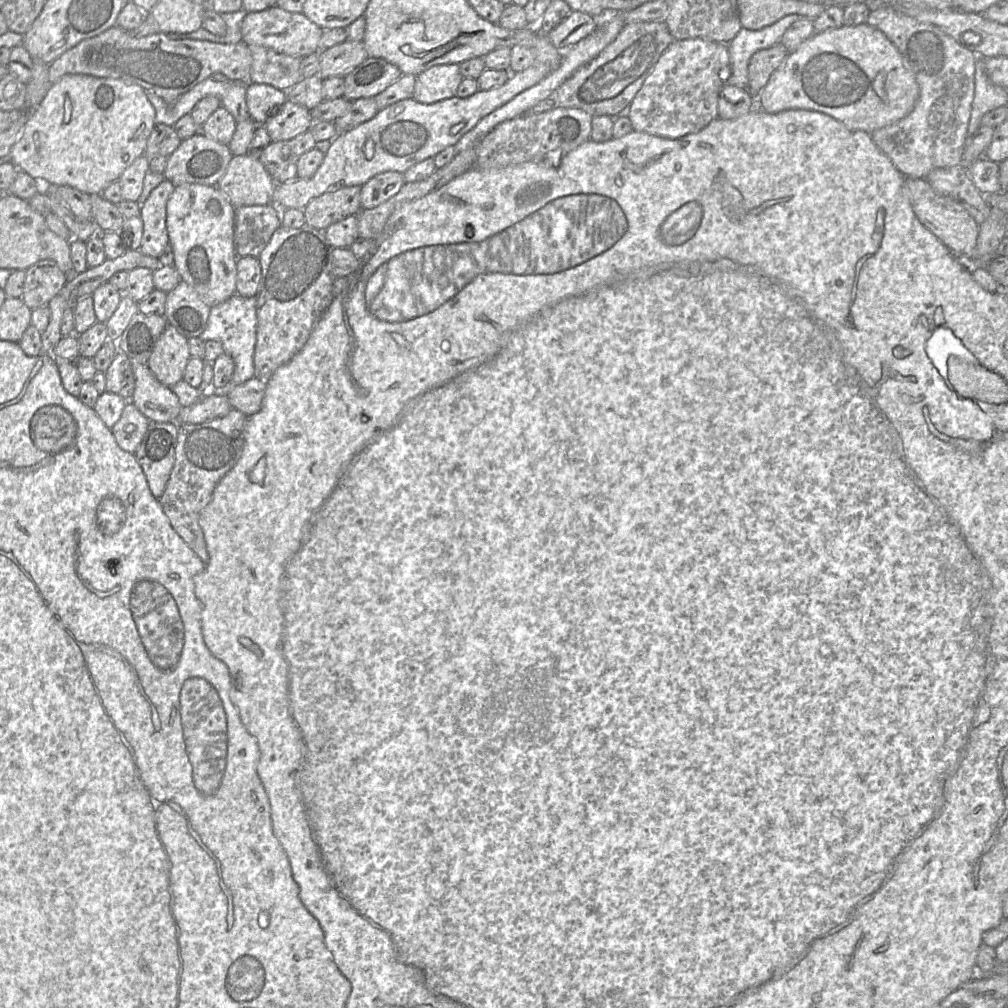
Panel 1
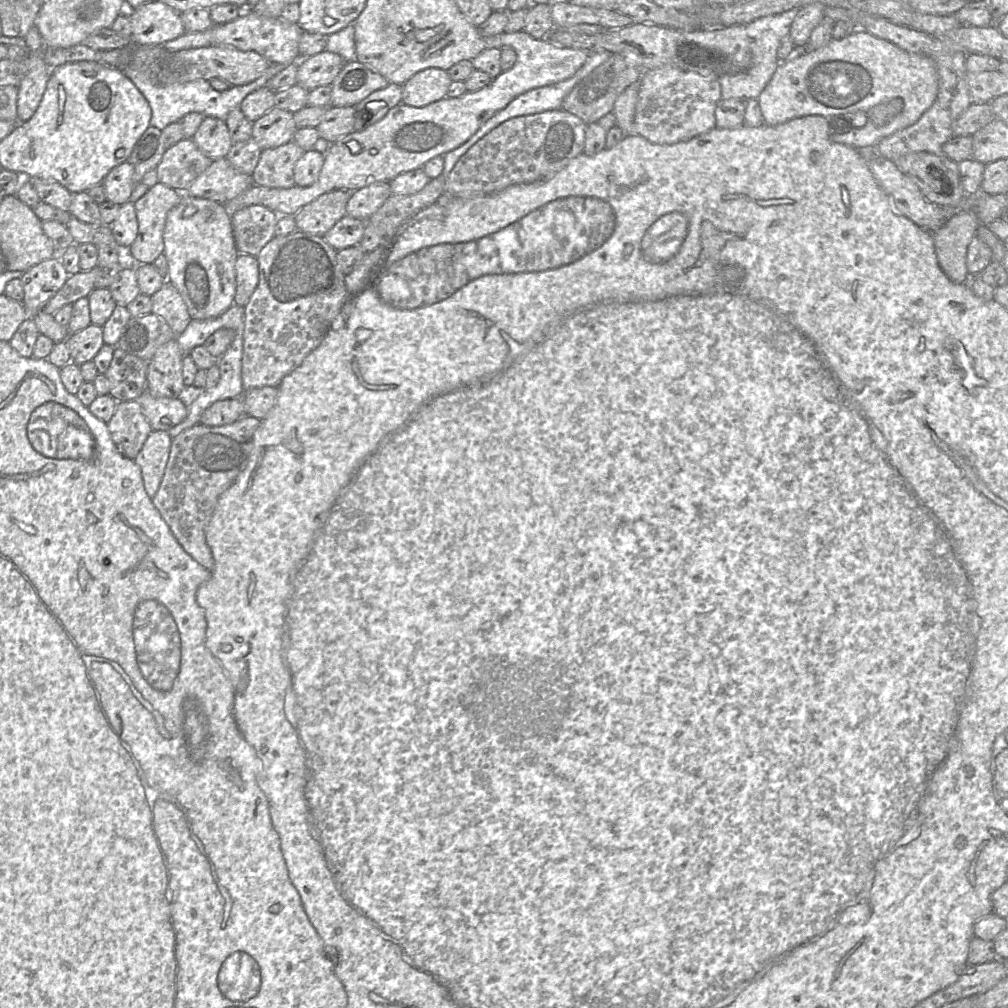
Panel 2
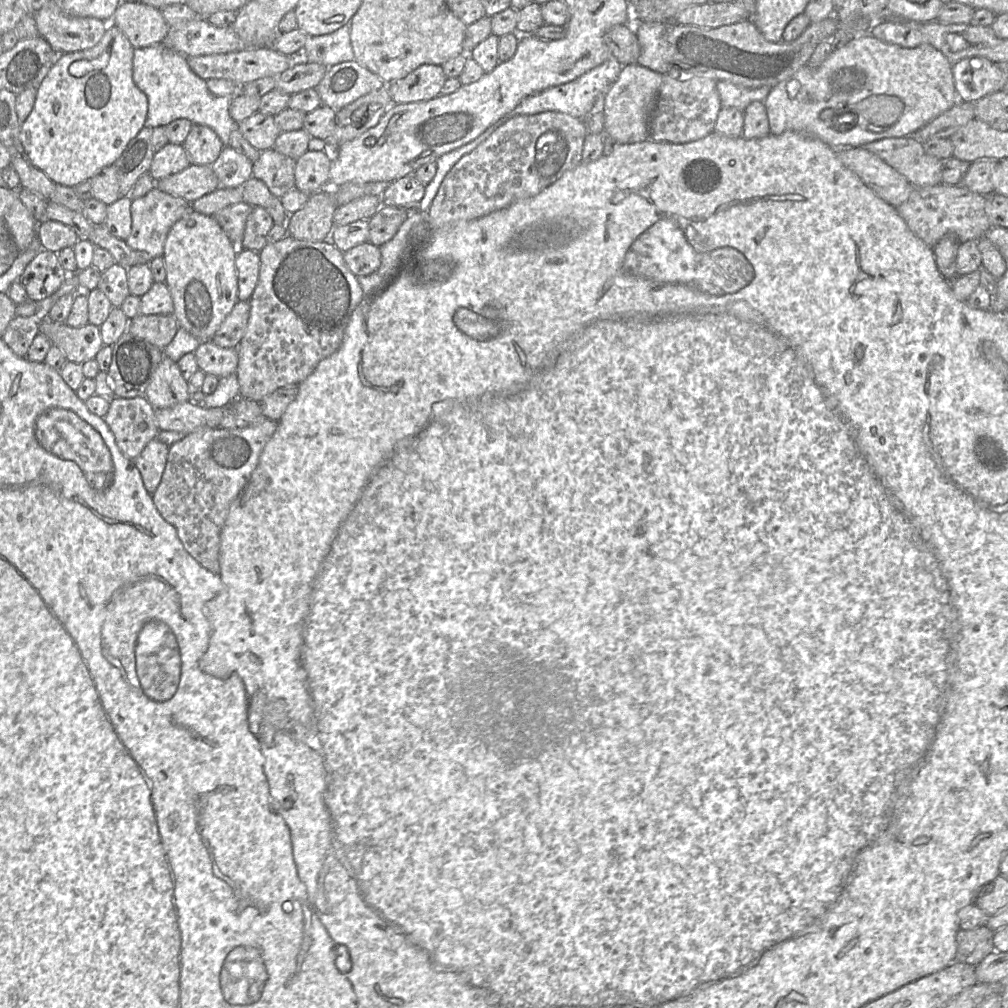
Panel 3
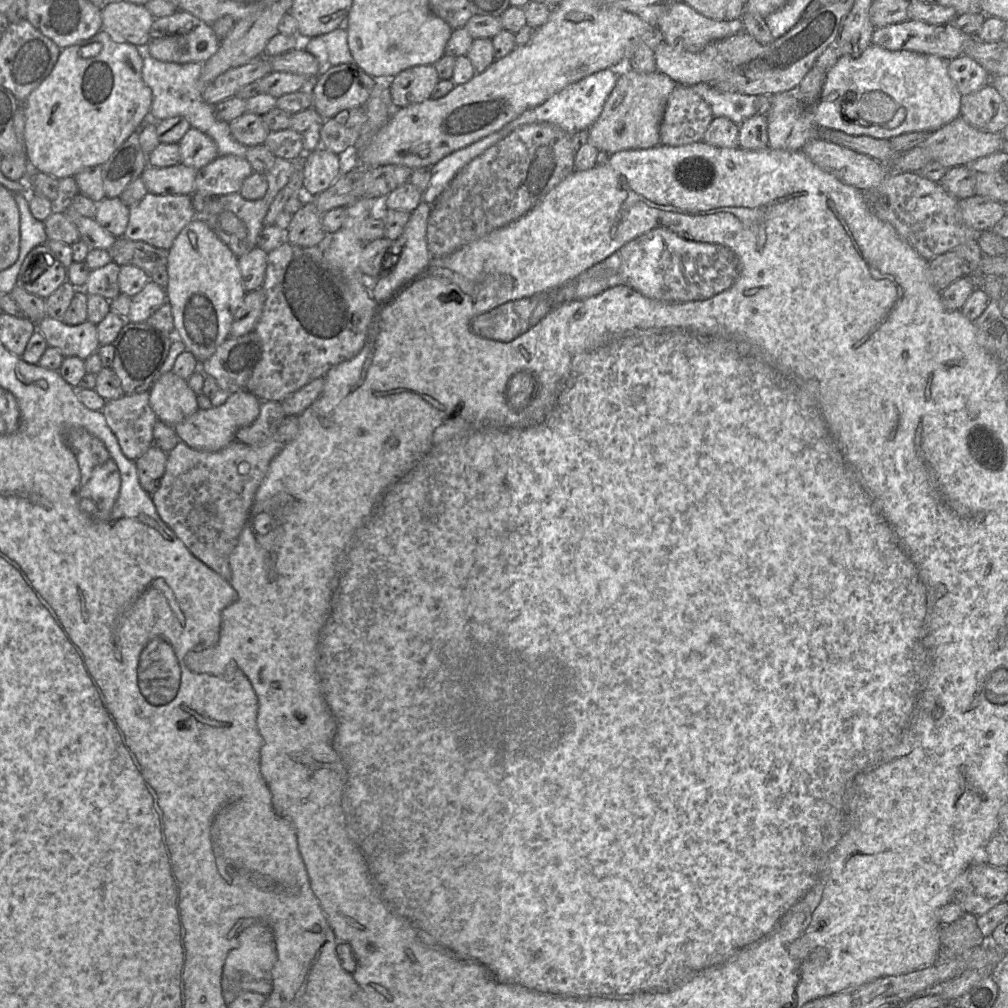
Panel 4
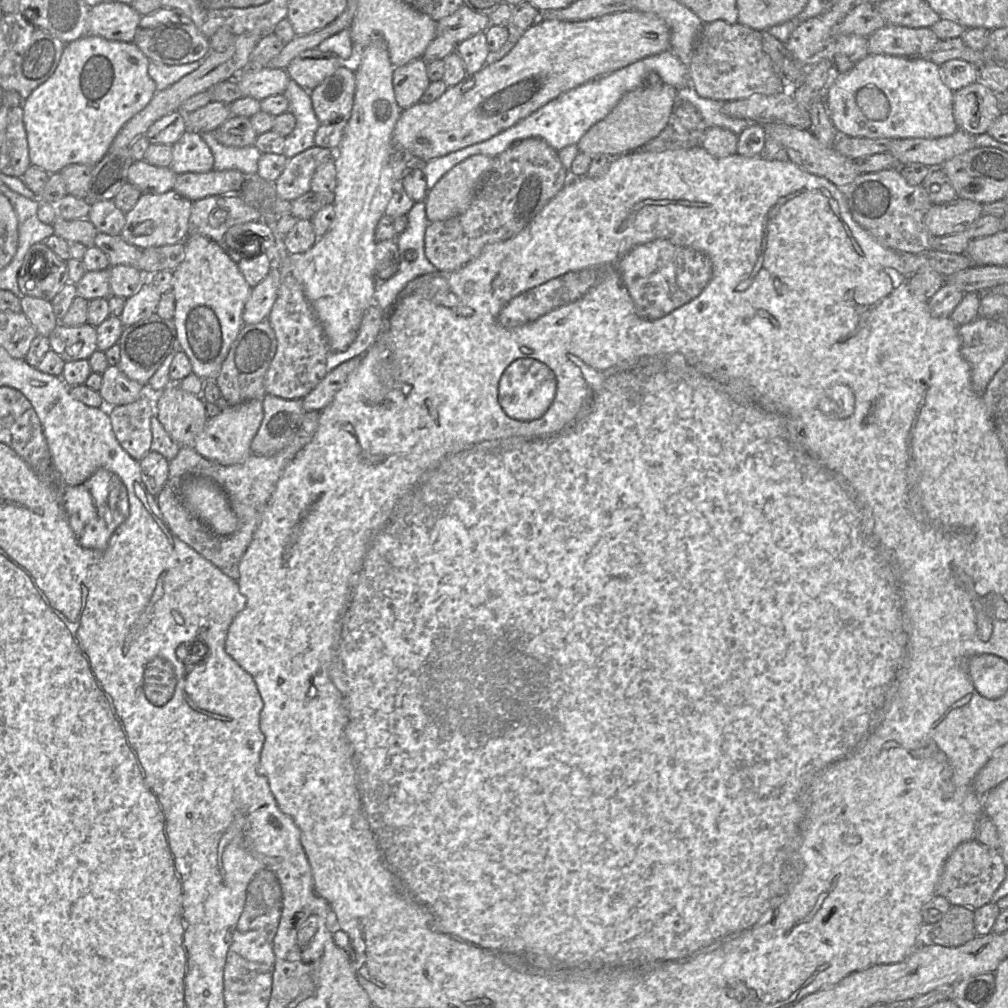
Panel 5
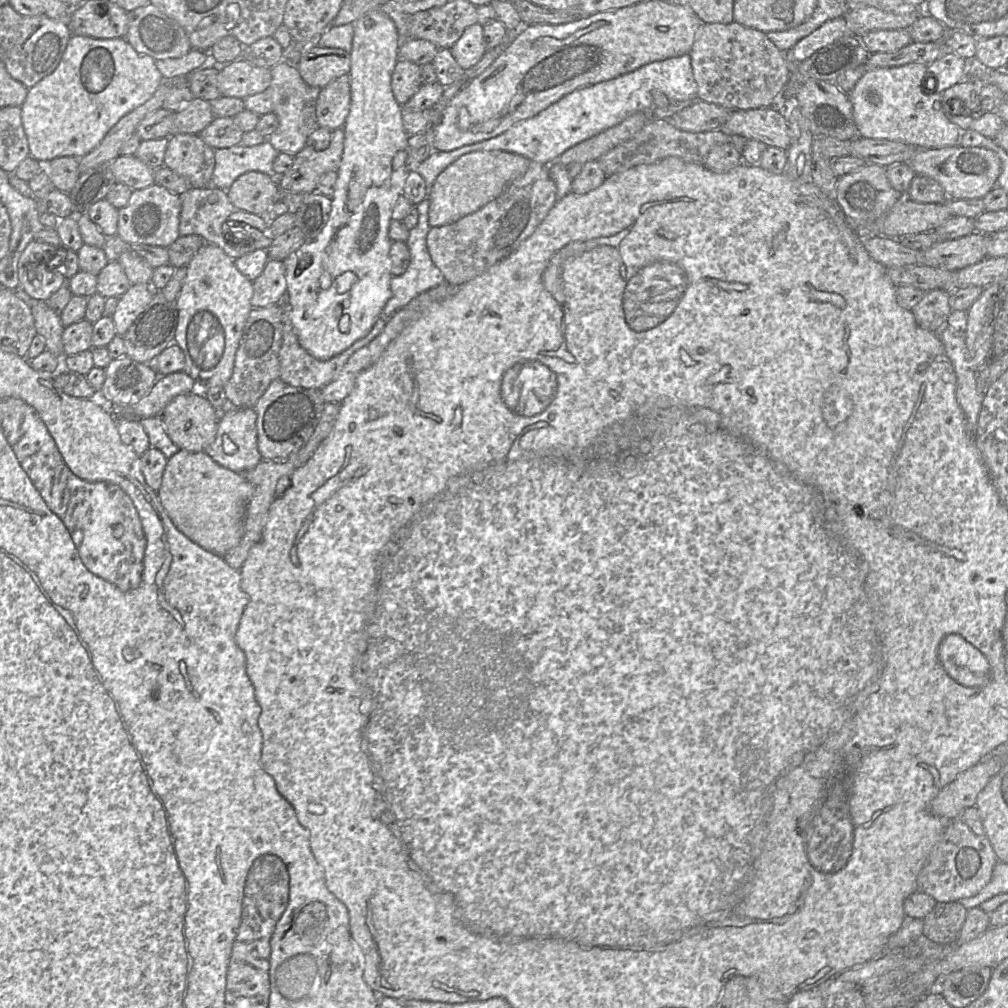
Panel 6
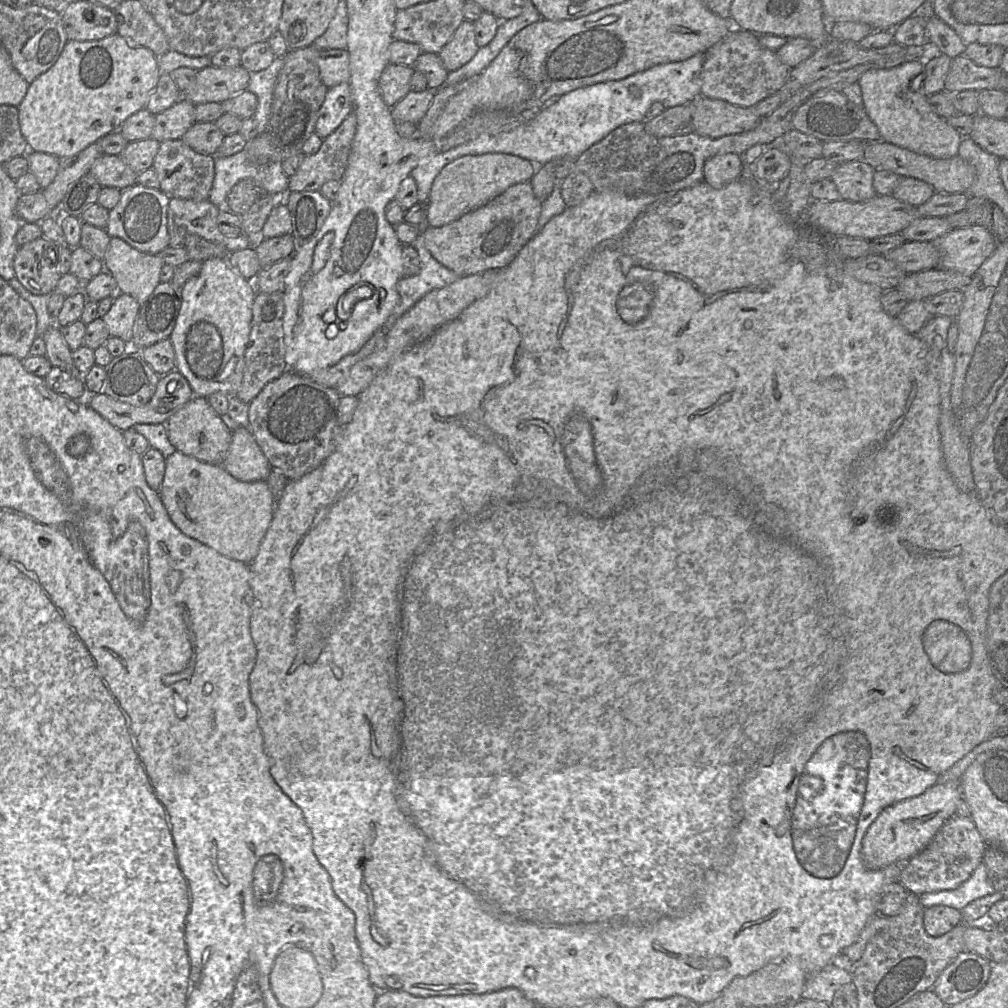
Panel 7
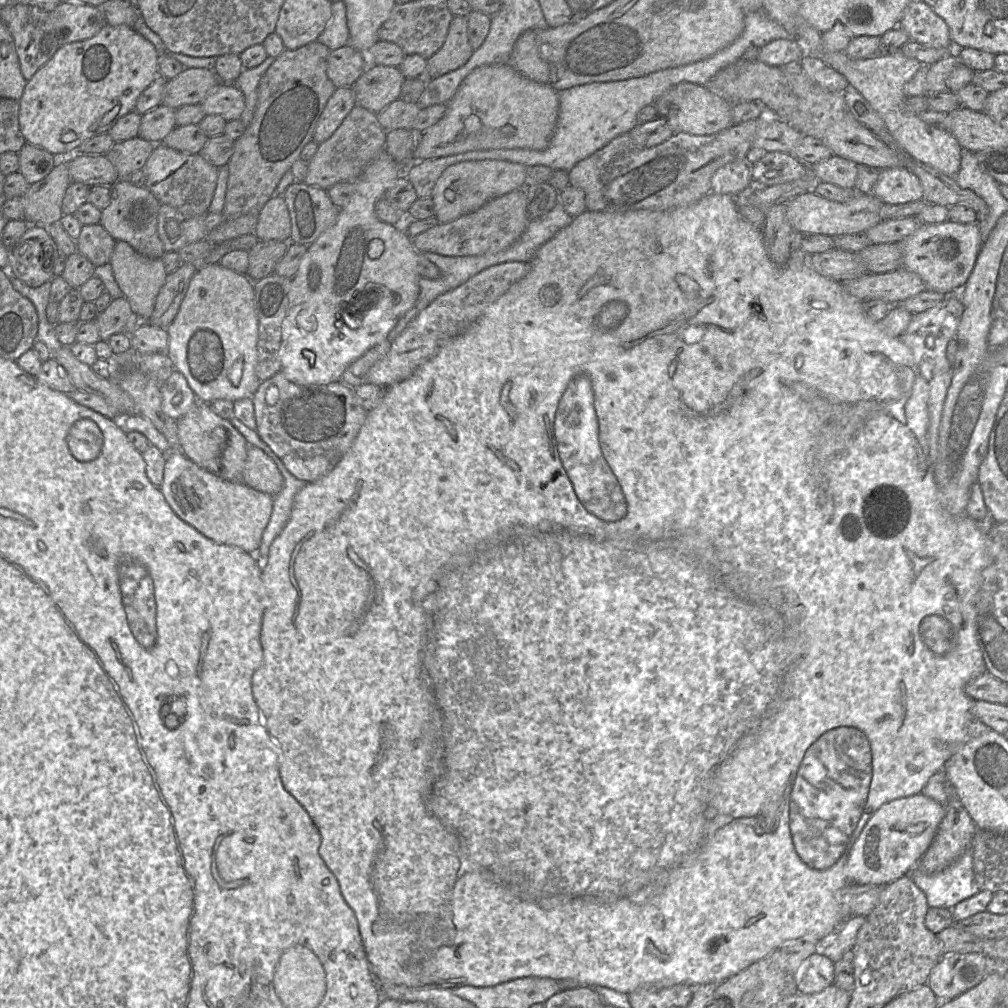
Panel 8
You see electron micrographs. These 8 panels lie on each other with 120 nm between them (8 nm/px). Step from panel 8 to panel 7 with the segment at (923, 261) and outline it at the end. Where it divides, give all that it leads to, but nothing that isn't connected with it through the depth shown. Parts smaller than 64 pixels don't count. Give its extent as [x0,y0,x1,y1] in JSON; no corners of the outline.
[933,223,998,276]

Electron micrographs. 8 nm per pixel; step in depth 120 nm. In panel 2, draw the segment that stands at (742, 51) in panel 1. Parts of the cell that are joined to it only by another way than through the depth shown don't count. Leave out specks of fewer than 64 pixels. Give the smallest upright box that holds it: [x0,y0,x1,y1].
[719,8,800,99]

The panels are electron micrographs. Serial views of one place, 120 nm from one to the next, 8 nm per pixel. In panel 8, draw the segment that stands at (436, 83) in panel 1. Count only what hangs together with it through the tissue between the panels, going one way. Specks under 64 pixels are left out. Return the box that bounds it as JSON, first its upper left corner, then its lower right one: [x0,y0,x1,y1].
[353,64,405,113]

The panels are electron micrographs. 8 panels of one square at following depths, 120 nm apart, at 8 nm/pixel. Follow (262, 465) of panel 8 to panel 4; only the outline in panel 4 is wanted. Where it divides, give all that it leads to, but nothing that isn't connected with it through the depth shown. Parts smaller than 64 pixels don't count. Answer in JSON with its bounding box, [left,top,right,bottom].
[173,390,260,452]

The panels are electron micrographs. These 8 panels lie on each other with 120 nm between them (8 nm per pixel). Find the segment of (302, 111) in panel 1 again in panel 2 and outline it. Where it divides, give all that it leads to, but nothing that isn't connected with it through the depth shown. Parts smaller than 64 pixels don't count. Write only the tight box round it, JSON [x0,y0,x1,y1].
[252,107,297,150]

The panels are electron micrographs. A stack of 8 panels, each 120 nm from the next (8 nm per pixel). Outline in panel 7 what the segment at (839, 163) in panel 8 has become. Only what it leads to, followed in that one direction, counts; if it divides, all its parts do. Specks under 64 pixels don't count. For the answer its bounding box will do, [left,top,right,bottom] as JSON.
[830,161,875,202]

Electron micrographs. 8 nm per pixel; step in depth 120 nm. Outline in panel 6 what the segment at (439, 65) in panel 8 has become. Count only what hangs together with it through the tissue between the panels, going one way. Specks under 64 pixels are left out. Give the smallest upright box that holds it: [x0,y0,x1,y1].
[450,23,487,71]

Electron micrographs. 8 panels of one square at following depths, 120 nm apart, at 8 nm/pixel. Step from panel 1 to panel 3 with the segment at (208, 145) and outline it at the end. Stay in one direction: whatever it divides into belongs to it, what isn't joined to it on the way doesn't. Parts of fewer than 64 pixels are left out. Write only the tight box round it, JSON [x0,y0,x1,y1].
[149,143,191,181]

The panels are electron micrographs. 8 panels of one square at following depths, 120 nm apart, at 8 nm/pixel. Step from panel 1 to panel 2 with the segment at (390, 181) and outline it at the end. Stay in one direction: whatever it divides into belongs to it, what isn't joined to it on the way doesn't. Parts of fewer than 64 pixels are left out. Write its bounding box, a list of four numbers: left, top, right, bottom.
[346,181,392,221]

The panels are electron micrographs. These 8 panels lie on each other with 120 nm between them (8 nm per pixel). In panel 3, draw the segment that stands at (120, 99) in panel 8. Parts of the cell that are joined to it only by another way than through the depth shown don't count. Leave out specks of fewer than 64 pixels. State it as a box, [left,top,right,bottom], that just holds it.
[20,23,148,187]

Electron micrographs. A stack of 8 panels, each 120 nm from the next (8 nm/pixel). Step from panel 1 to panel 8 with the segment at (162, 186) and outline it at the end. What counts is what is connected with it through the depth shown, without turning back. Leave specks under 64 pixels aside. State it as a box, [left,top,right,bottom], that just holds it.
[100,178,165,259]

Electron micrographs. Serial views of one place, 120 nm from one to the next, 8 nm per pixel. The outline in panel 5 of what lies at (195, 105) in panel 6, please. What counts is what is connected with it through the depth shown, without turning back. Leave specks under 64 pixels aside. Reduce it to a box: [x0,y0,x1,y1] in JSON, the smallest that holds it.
[184,101,231,132]

